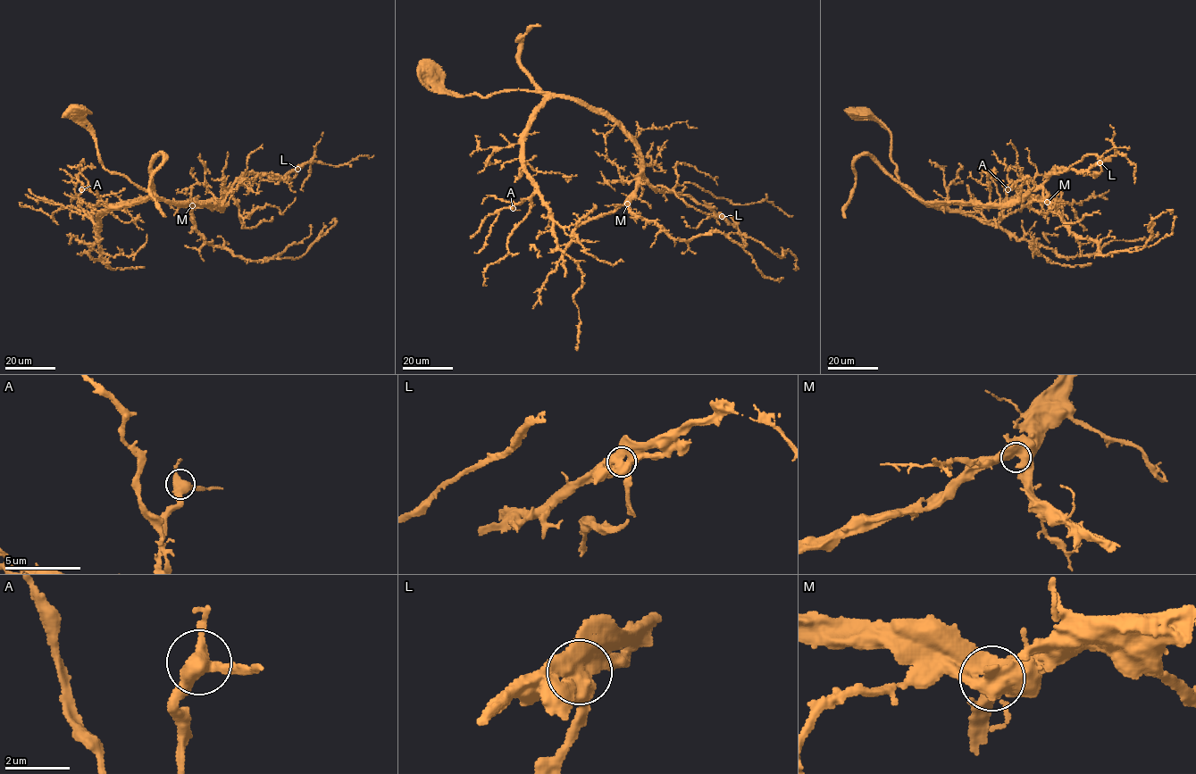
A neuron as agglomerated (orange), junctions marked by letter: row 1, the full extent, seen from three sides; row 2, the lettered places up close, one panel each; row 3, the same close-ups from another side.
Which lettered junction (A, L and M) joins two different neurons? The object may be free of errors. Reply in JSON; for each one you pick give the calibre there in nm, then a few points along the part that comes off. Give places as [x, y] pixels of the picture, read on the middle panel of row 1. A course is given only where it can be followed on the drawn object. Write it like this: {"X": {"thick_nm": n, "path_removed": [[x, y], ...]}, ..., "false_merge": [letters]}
{"L": {"thick_nm": 550, "path_removed": [[722, 216], [723, 219], [708, 216], [693, 228], [682, 216]]}, "false_merge": ["L"]}

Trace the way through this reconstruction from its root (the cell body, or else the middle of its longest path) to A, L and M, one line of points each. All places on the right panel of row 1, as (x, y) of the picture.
A: (859, 113), (873, 116), (889, 130), (891, 160), (896, 165), (900, 184), (929, 205), (998, 223), (1007, 189)
L: (859, 113), (889, 130), (896, 175), (926, 202), (1006, 203), (1041, 186), (1054, 168), (1085, 170), (1100, 162)
M: (859, 113), (873, 116), (889, 130), (896, 175), (913, 195), (926, 202), (1006, 203), (1026, 196), (1047, 202)

